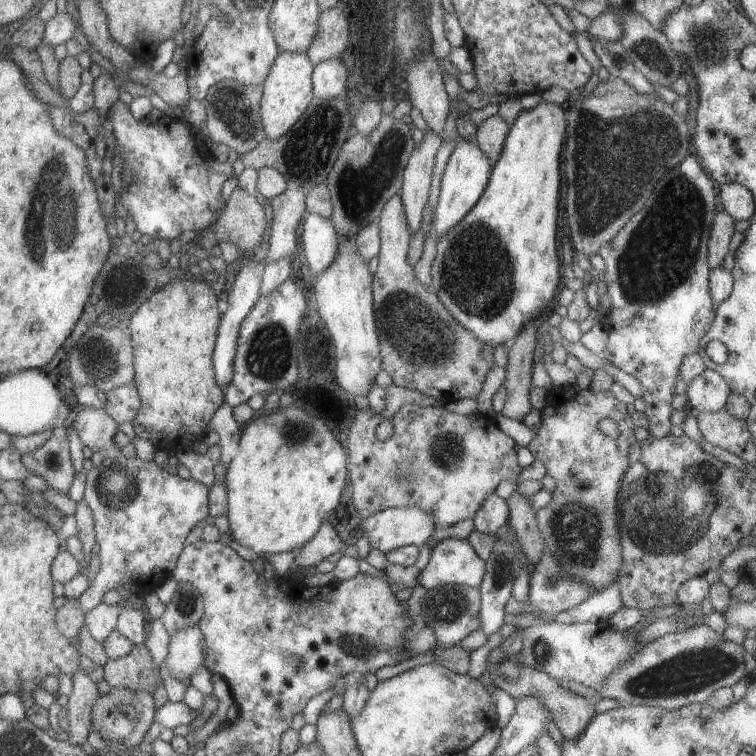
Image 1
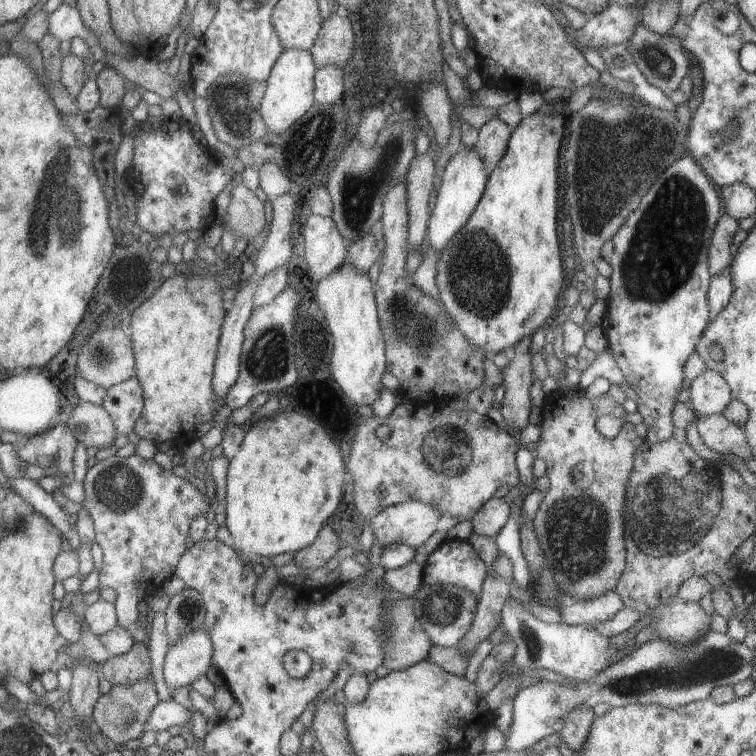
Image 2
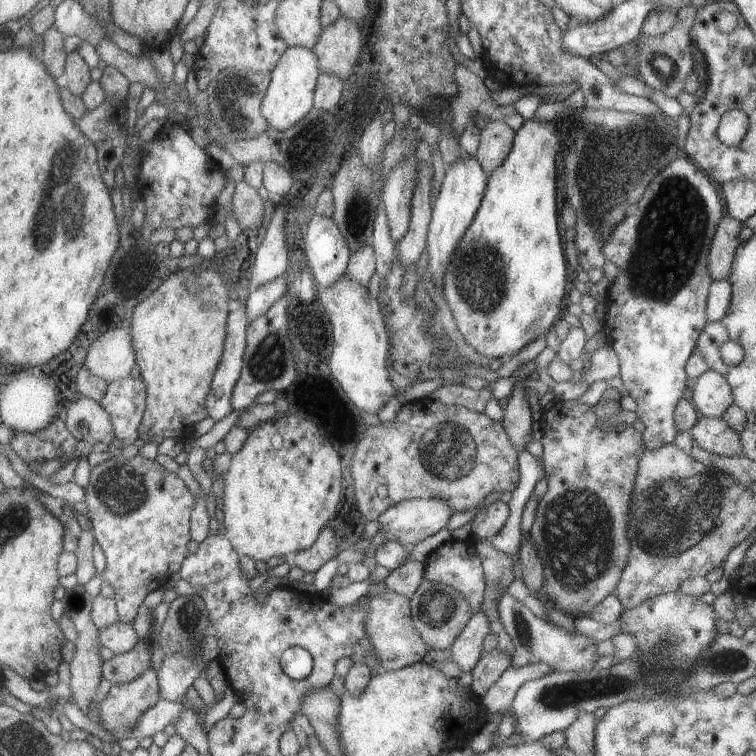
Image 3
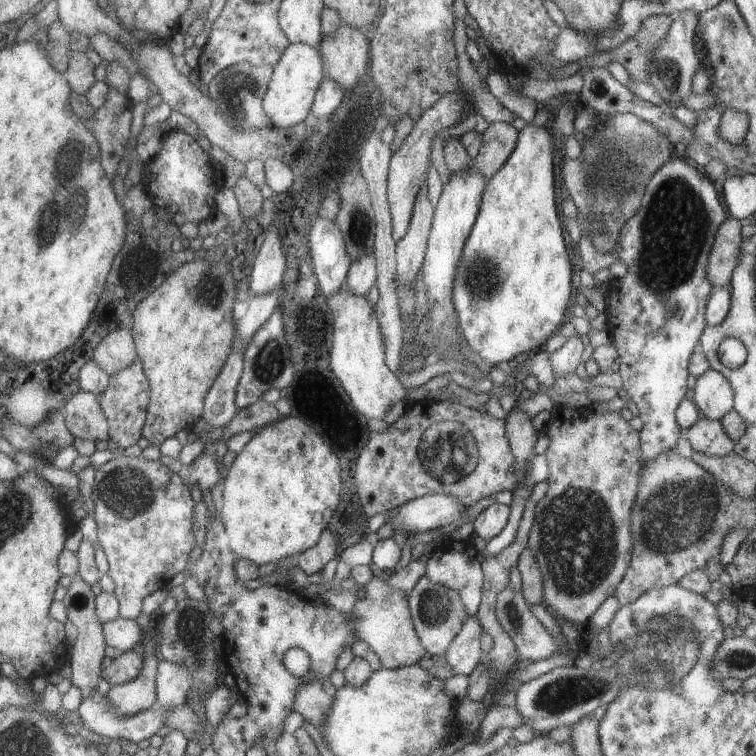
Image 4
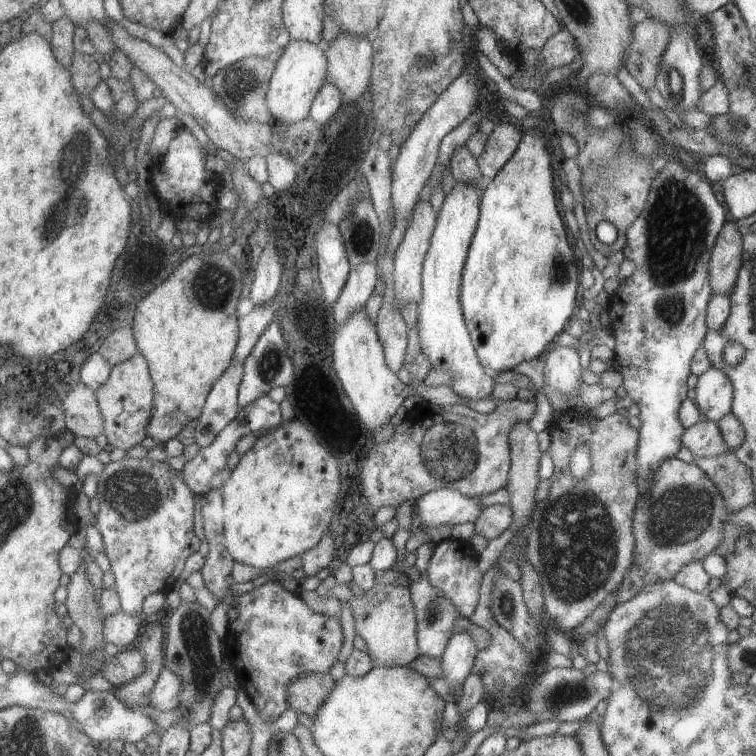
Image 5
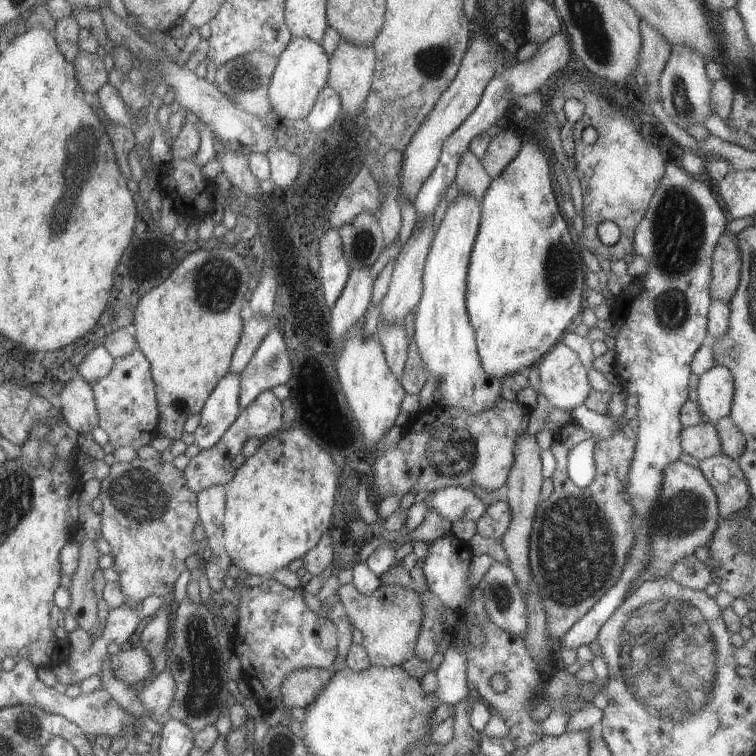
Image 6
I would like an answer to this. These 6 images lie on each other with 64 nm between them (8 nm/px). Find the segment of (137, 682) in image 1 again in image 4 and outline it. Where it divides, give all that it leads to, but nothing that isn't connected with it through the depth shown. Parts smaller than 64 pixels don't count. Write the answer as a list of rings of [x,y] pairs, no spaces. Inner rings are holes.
[[[132,649],[116,658],[104,657],[100,664],[100,678],[109,685],[118,685],[133,680],[143,668],[143,656]]]

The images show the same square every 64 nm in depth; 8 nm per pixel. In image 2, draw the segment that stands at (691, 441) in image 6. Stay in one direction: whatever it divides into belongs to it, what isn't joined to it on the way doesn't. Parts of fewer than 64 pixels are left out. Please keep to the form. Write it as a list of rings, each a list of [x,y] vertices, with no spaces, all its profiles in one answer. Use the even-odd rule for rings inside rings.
[[[723,413],[697,415],[694,423],[703,444],[717,454],[733,454],[746,461],[753,459],[749,443],[745,438],[744,425],[729,422]]]

